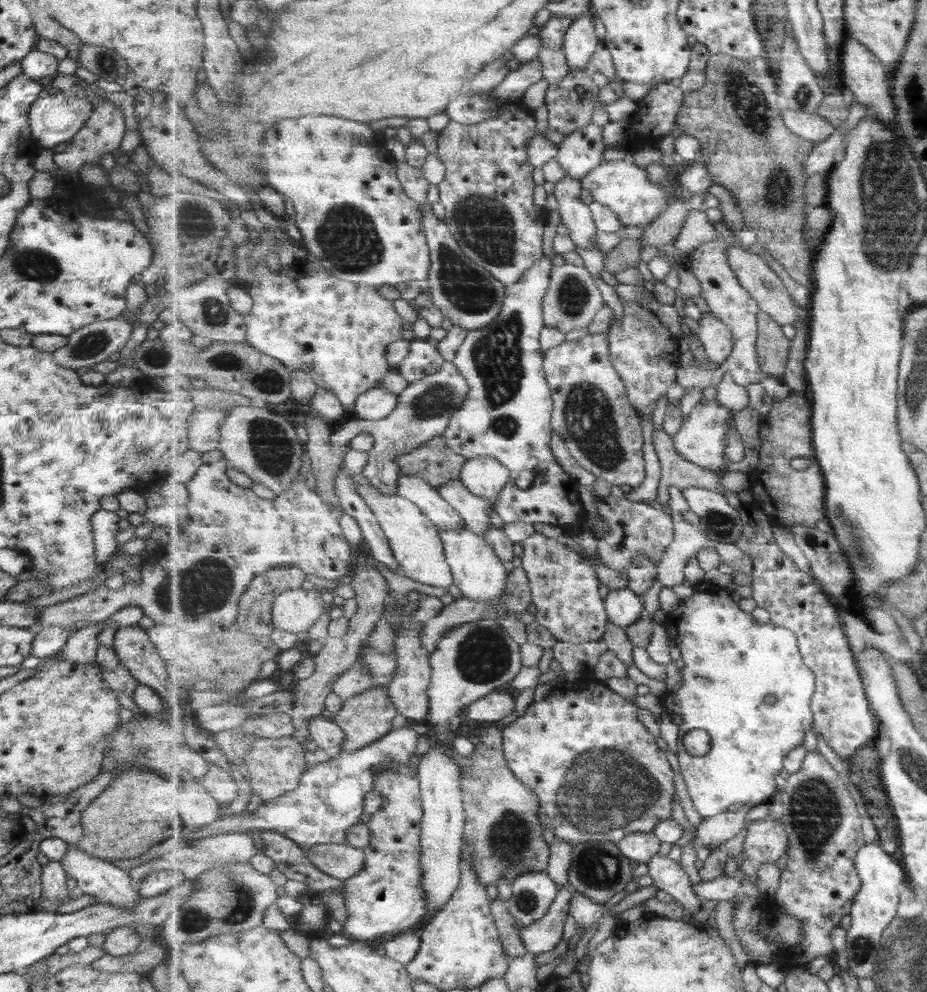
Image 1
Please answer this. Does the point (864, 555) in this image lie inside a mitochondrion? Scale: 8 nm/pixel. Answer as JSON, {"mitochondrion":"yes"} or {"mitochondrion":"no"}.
{"mitochondrion":"yes"}

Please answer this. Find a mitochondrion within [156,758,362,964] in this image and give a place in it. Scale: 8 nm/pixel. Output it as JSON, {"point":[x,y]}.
{"point":[193,919]}

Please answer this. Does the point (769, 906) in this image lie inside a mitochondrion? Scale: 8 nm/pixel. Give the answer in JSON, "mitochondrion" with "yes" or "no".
{"mitochondrion":"no"}

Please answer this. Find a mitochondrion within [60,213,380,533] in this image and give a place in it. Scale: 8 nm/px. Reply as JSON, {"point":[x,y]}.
{"point":[273,449]}

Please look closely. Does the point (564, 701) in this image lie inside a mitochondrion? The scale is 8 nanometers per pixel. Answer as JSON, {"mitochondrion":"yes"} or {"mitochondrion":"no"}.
{"mitochondrion":"no"}

